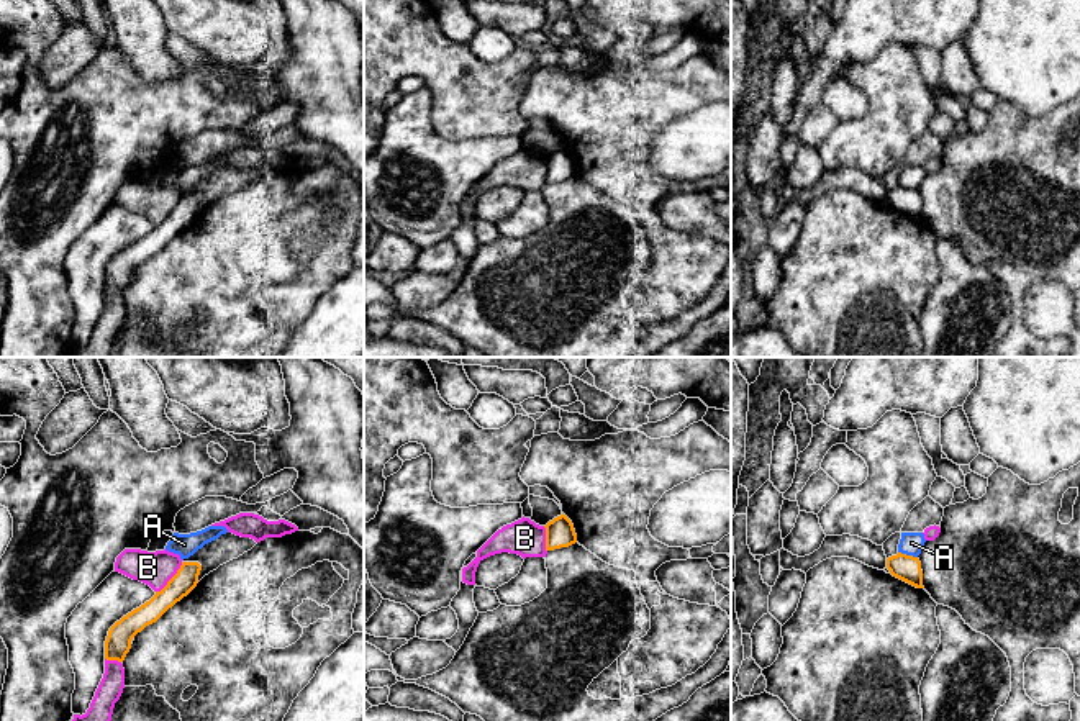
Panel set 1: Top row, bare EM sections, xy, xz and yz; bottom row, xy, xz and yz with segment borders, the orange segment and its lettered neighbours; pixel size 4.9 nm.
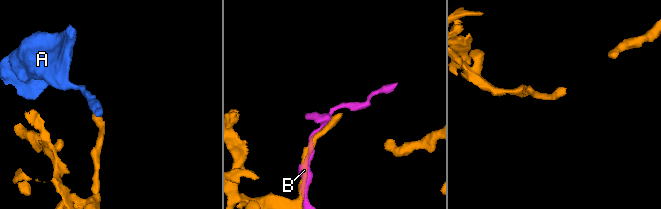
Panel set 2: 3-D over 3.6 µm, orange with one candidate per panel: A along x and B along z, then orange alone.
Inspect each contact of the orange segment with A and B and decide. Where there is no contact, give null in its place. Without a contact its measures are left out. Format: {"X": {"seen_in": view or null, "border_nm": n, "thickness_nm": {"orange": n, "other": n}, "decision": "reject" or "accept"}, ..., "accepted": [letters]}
{"A": {"seen_in": "yz", "border_nm": 100, "thickness_nm": {"orange": 130, "other": 110}, "decision": "reject"}, "B": {"seen_in": "xy", "border_nm": 200, "thickness_nm": {"orange": 120, "other": 170}, "decision": "reject"}, "accepted": []}

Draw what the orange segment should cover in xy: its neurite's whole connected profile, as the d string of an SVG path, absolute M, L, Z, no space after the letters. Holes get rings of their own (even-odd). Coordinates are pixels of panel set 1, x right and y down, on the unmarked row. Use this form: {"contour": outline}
{"contour": "M182 195L177 206L161 224L156 224L149 234L116 254L105 274L105 292L123 295L131 282L133 270L187 229L197 220L200 203L198 195Z"}

